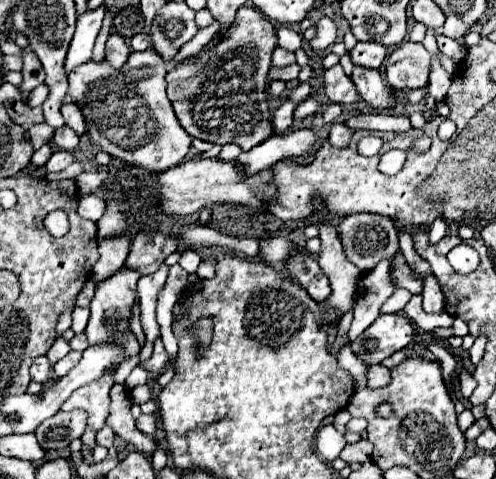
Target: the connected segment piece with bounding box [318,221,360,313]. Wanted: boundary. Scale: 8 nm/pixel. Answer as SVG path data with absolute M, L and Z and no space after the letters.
M322 221L318 237L322 241L318 263L332 285L332 295L326 301L336 313L346 313L354 307L360 271L346 259L342 243L338 239L338 231L332 223Z

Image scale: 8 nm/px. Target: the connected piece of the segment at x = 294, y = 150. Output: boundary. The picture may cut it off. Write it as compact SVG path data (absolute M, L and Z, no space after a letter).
M298 129L298 131L286 133L286 135L272 135L258 147L254 147L246 153L240 153L234 163L242 163L242 167L246 167L246 171L250 171L250 175L256 175L258 171L262 171L282 159L312 153L314 143L316 143L316 135L310 129Z

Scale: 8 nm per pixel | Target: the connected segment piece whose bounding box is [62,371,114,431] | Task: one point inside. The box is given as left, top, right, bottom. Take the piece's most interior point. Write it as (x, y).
(94, 398)

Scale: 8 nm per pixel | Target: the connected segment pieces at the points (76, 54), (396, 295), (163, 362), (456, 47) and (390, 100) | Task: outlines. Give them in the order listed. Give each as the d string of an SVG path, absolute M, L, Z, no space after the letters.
M98 7L98 9L86 11L86 13L82 13L78 17L76 33L74 33L74 39L70 43L68 57L66 57L66 73L70 73L78 65L90 61L92 49L94 49L94 41L98 37L100 27L102 27L104 13L106 13L106 7Z
M396 289L388 297L388 301L382 305L382 313L400 313L406 307L406 303L410 301L410 297L412 293L408 289Z
M156 339L156 341L154 341L154 353L152 353L152 357L150 357L148 361L142 363L142 367L144 367L146 371L160 371L160 369L164 369L164 367L168 365L168 361L170 361L170 357L168 357L168 353L164 351L162 341Z
M436 35L436 41L438 41L438 47L442 49L442 53L446 53L452 59L458 59L458 57L462 59L466 55L464 47L458 41L454 41L454 39L448 39L444 35Z
M354 67L352 81L354 81L360 97L374 109L388 111L398 103L396 95L392 93L392 87L384 81L384 77L378 69Z

